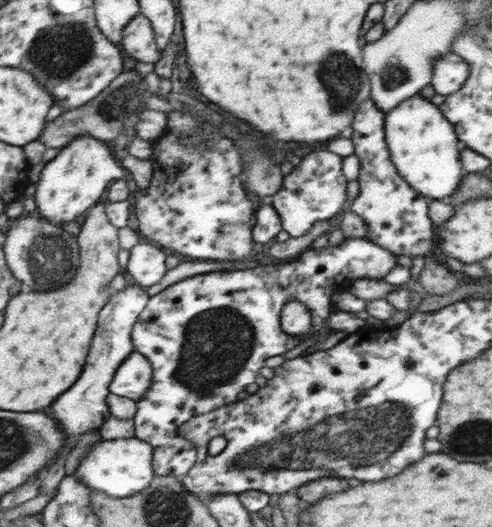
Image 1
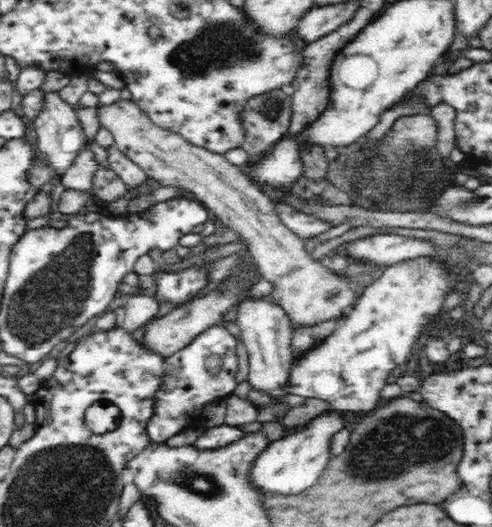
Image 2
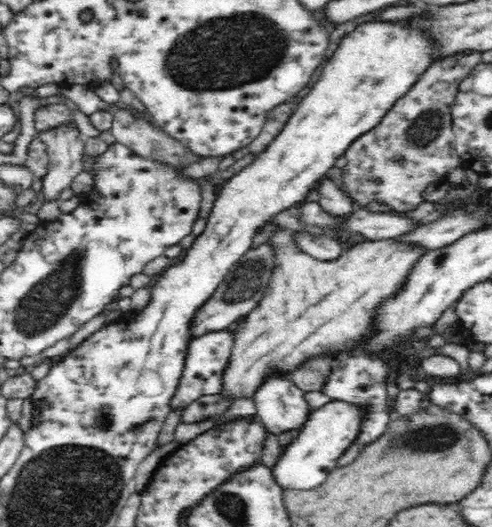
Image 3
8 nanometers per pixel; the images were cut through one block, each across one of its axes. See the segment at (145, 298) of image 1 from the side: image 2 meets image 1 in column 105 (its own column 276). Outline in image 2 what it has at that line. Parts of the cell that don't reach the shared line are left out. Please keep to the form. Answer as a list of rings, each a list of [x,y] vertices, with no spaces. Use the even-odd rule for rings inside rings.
[[[268,296],[260,298],[246,298],[240,301],[237,308],[237,325],[241,330],[241,339],[246,346],[250,362],[248,383],[258,393],[267,394],[270,398],[268,405],[258,407],[257,421],[260,423],[280,423],[286,417],[286,412],[293,408],[286,403],[285,398],[290,396],[287,391],[290,378],[294,372],[294,361],[291,352],[293,338],[290,319],[282,309],[276,307]]]

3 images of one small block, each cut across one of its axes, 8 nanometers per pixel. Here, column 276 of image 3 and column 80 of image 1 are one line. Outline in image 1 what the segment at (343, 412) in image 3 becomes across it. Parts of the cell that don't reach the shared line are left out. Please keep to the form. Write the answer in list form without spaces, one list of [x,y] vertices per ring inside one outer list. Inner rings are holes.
[[[137,437],[101,440],[93,445],[90,451],[78,464],[77,479],[87,486],[101,490],[105,494],[111,494],[115,498],[127,498],[141,490],[145,490],[153,478],[157,478],[154,466],[154,448],[148,442]]]

